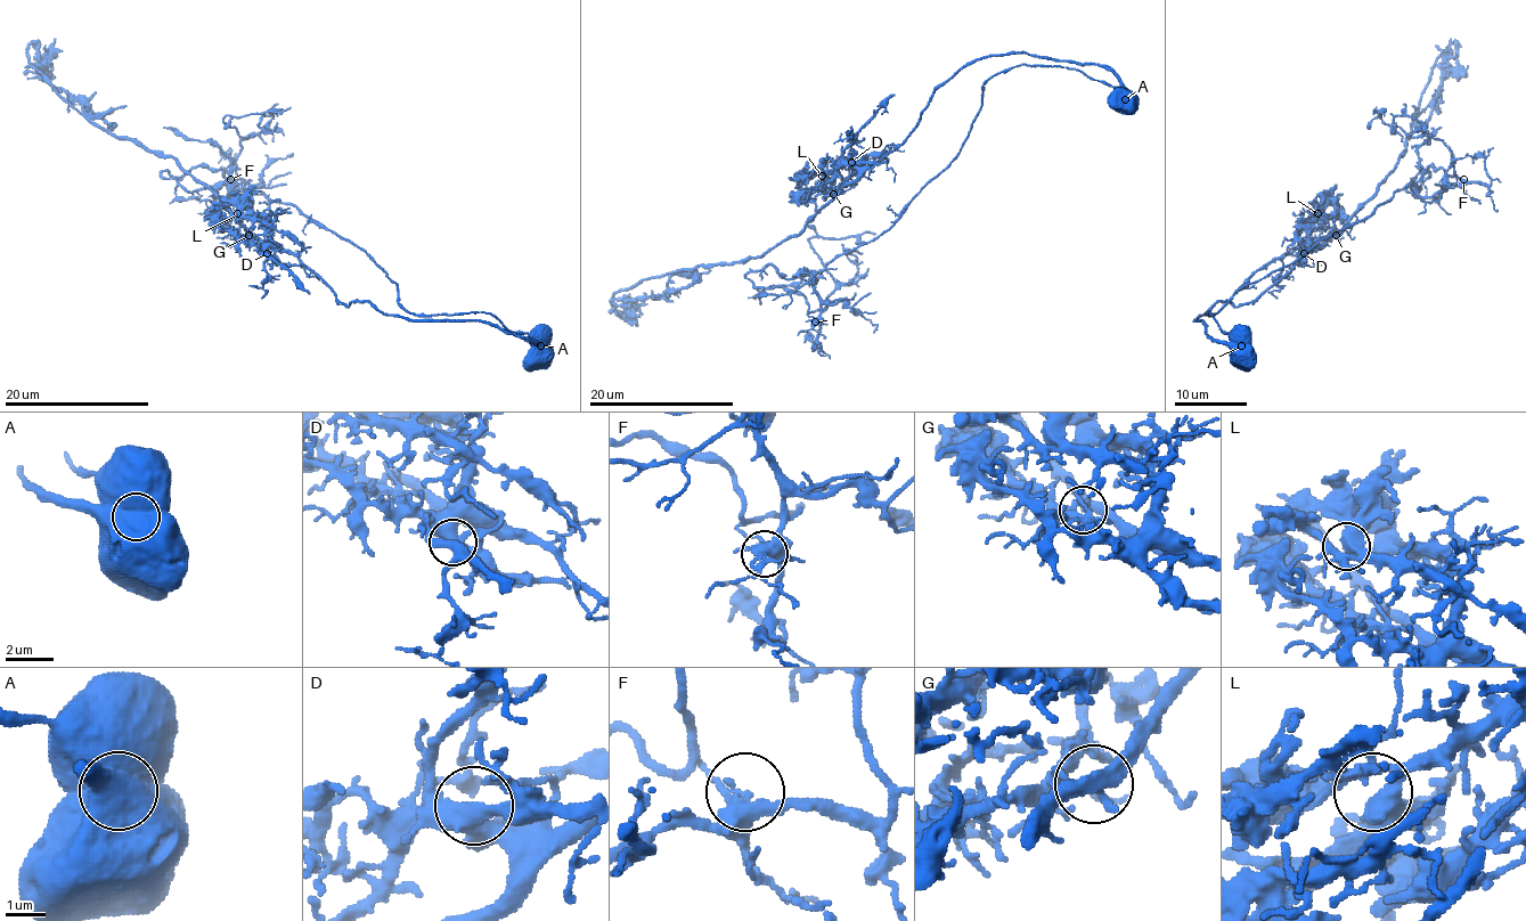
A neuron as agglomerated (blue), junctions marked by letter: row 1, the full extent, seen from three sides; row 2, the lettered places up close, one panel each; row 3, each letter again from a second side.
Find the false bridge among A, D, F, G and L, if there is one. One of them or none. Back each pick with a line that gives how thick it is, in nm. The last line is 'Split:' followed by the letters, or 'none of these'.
A: 950 nm thick
Split: A

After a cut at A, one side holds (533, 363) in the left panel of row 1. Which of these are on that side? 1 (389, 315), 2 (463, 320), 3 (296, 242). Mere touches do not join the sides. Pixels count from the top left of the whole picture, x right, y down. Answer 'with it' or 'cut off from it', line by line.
1: with it
2: with it
3: with it

